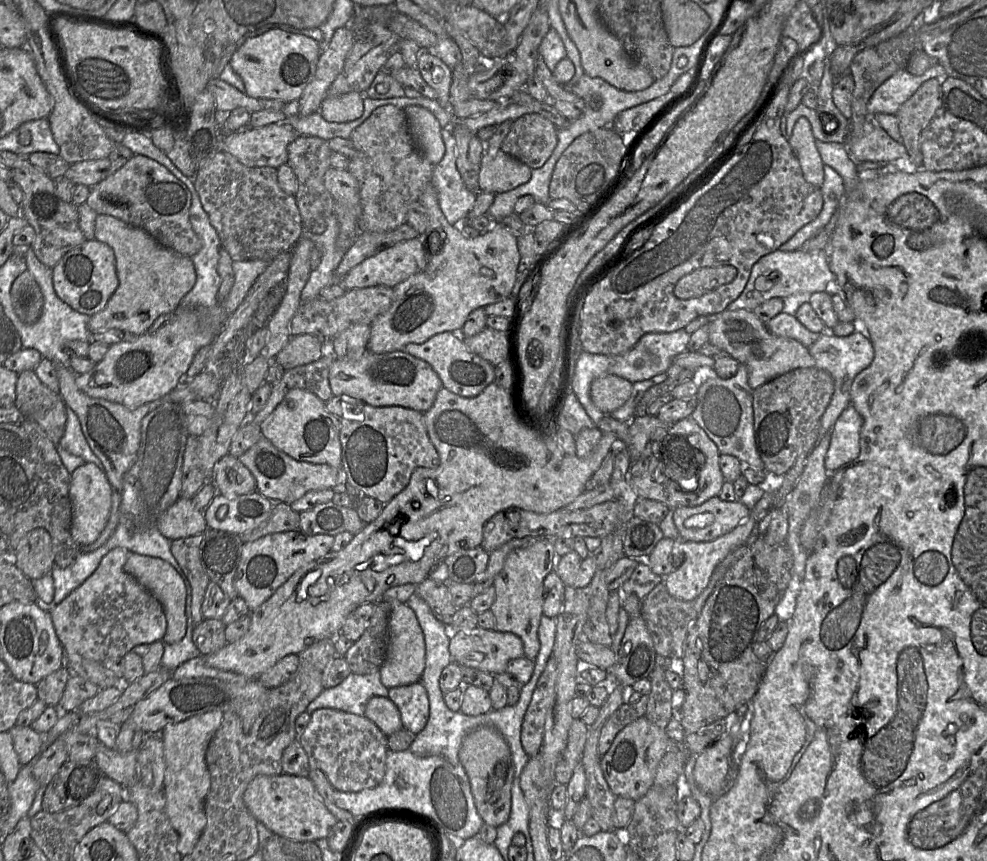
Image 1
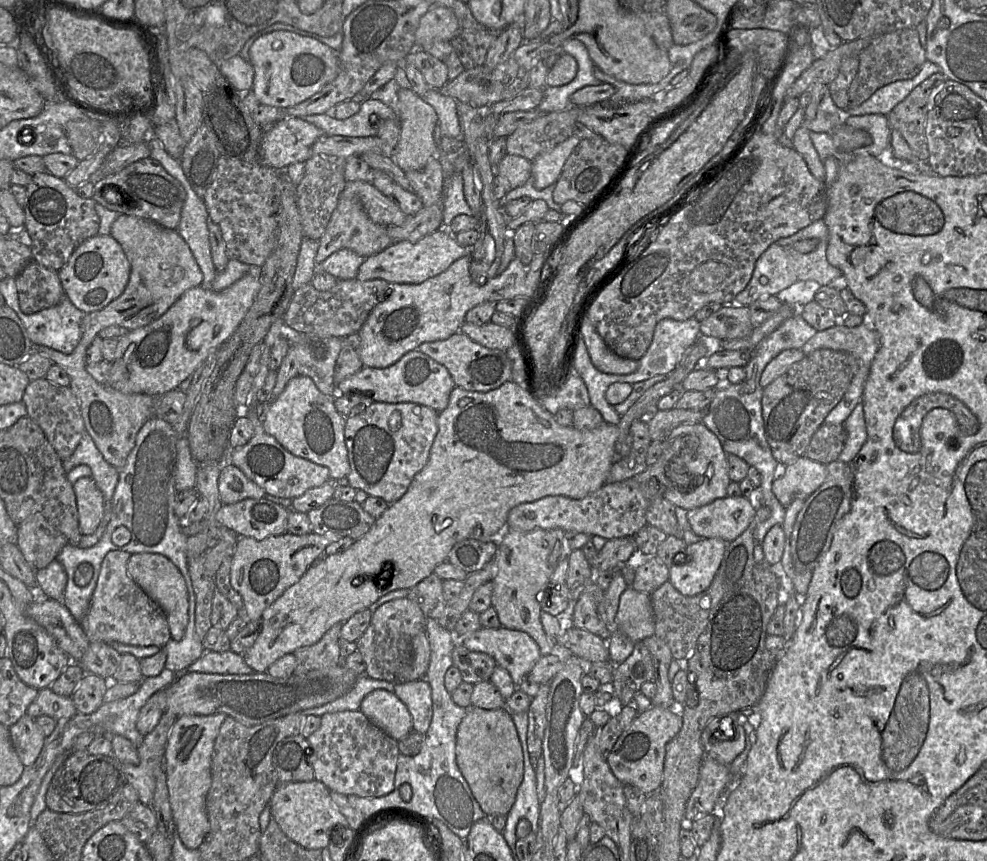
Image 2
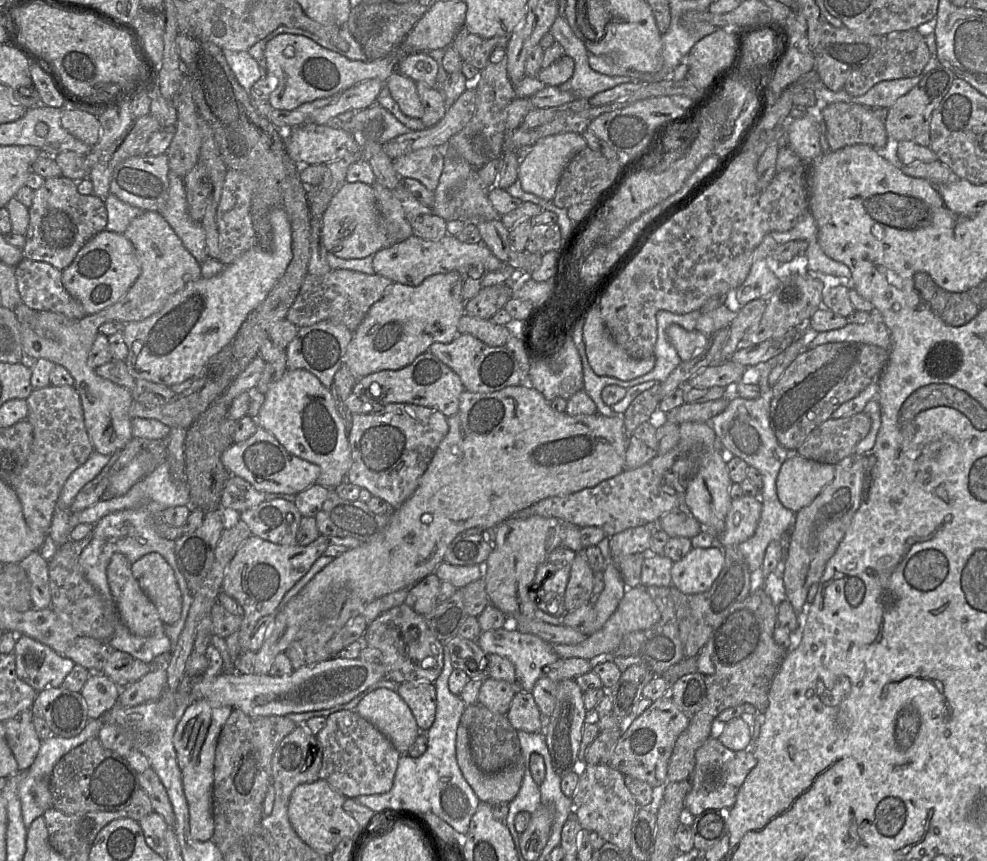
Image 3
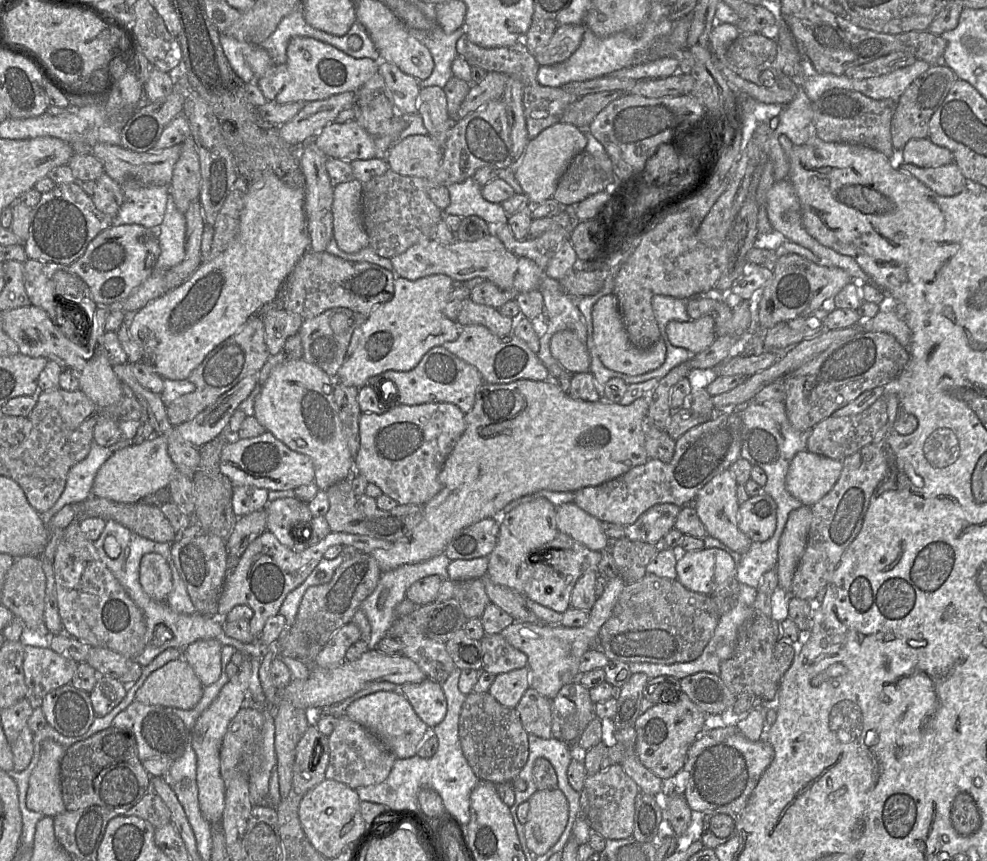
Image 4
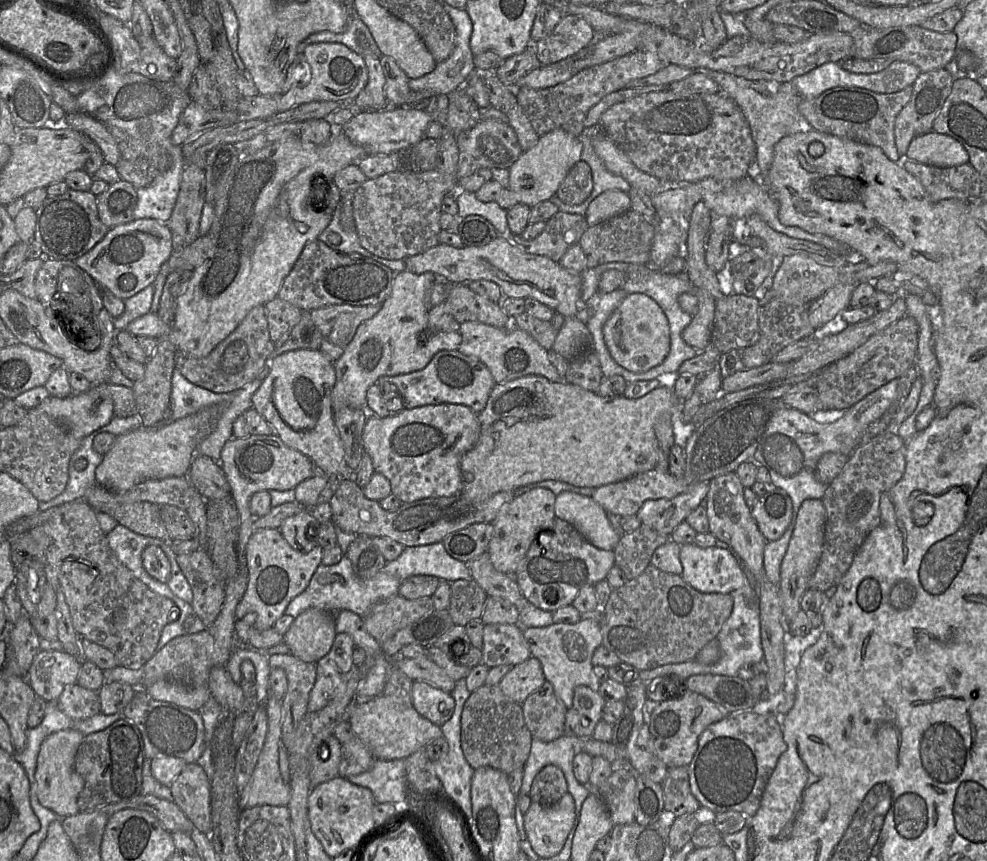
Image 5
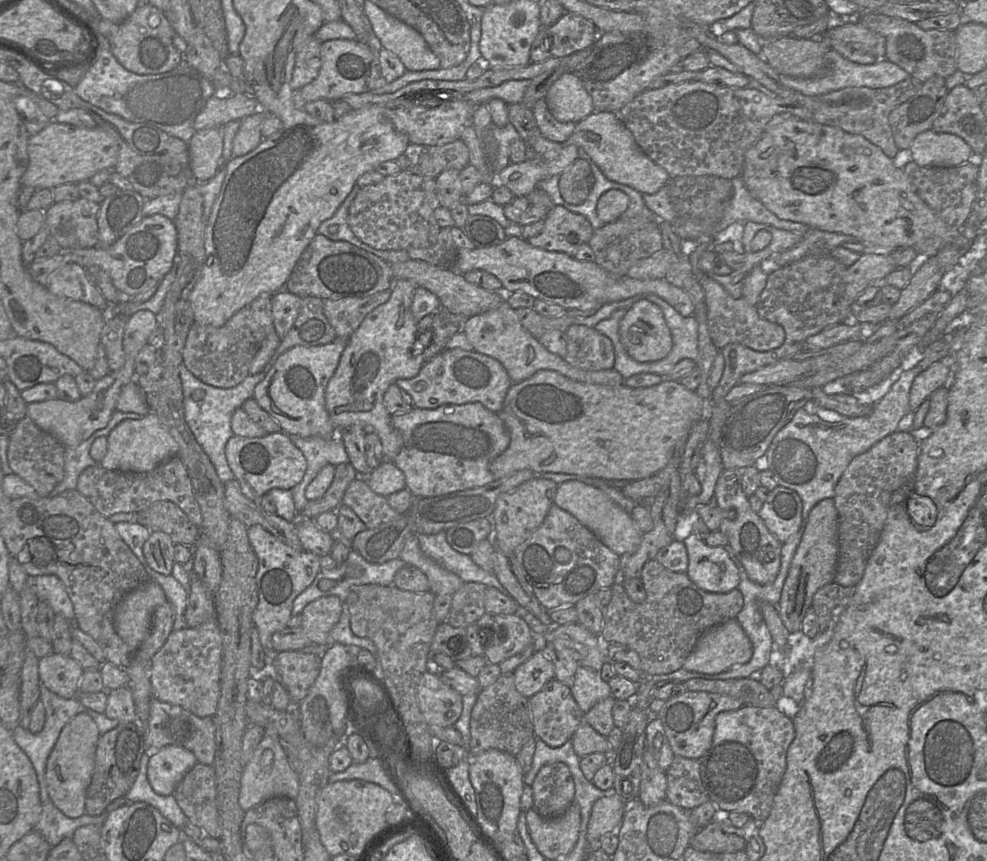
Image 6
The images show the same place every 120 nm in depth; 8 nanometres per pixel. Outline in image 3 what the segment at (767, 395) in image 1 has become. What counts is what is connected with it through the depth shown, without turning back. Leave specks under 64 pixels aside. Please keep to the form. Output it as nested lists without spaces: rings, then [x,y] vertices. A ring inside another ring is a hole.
[[[834,342],[802,351],[785,369],[784,374],[772,388],[770,402],[770,426],[779,444],[787,450],[797,450],[808,435],[844,402],[857,396],[880,376],[888,362],[890,351],[879,346],[860,342]]]

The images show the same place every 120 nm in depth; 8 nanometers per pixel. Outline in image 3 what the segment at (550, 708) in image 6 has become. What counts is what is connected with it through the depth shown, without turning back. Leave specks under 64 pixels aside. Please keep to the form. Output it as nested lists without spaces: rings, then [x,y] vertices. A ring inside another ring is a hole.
[[[518,690],[506,716],[517,731],[540,733],[544,730],[544,717],[531,692]]]

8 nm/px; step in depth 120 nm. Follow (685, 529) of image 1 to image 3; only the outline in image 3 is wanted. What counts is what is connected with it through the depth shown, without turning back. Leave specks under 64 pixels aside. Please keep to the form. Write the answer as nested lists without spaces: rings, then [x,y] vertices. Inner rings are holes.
[[[757,497],[732,499],[725,519],[725,529],[716,535],[723,547],[737,546],[751,538],[757,528],[762,502]]]

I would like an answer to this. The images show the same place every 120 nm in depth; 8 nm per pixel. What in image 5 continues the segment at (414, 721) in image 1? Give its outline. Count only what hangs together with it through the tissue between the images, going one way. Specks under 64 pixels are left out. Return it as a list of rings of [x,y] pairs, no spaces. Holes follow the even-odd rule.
[[[414,681],[412,706],[425,719],[441,727],[453,715],[455,700],[450,693],[423,681]]]

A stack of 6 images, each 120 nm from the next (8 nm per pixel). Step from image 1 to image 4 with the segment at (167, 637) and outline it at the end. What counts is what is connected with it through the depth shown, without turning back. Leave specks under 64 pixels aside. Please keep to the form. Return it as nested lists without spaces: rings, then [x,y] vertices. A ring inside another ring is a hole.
[[[158,553],[143,555],[140,561],[140,583],[150,598],[167,602],[173,589],[172,572],[166,559]]]

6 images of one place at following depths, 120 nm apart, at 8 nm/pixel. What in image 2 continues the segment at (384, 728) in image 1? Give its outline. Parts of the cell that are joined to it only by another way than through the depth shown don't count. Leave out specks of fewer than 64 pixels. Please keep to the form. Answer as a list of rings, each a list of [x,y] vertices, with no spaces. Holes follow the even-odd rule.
[[[377,689],[364,697],[360,711],[391,738],[399,741],[413,731],[406,705],[392,692]]]

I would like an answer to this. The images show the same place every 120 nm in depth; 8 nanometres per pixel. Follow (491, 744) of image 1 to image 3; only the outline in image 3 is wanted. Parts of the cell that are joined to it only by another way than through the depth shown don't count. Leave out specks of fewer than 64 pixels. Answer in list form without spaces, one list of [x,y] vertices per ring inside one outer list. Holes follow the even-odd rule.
[[[477,703],[473,705],[467,705],[466,709],[462,714],[456,736],[457,763],[463,774],[463,777],[471,786],[471,788],[473,789],[480,801],[486,802],[490,805],[494,805],[497,803],[510,803],[518,794],[524,777],[525,765],[523,762],[522,753],[515,762],[513,762],[511,765],[497,773],[486,774],[482,770],[480,770],[472,756],[469,735],[469,729],[472,724],[477,708]]]

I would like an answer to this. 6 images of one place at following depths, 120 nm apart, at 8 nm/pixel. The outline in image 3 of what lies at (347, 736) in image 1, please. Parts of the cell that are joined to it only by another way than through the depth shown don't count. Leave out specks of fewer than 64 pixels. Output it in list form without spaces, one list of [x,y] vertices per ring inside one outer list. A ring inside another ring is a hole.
[[[342,710],[329,715],[324,728],[316,735],[316,740],[322,752],[319,779],[326,781],[337,792],[346,798],[356,798],[385,794],[391,790],[401,754],[387,737],[355,711]]]

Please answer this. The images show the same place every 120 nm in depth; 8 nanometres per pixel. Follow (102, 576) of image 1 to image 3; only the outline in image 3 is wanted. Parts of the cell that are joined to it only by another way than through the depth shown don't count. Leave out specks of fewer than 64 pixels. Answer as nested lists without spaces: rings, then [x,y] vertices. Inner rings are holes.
[[[124,554],[112,555],[107,567],[107,579],[121,622],[135,635],[161,637],[165,623],[134,577]]]

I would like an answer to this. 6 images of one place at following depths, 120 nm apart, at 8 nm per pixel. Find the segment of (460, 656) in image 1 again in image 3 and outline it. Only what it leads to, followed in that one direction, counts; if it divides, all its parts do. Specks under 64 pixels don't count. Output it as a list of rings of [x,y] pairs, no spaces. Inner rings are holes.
[[[508,623],[505,627],[496,630],[482,631],[475,641],[485,653],[498,654],[513,663],[518,689],[525,692],[532,691],[536,681],[542,677],[545,666],[560,658],[551,643],[534,634],[520,632],[514,624]]]

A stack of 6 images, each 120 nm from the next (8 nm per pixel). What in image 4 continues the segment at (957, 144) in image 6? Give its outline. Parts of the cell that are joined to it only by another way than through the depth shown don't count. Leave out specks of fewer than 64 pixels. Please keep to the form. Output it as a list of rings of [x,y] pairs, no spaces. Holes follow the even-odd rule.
[[[928,137],[910,139],[902,150],[903,163],[920,168],[939,167],[953,163],[953,155],[945,147],[934,144]]]

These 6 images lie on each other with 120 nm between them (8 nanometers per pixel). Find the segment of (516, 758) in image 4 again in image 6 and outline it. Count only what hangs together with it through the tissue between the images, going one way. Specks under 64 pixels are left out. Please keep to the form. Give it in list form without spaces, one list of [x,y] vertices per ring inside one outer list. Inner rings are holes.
[[[513,673],[501,674],[491,685],[478,694],[470,718],[470,757],[492,749],[497,749],[516,756],[524,744],[534,735],[528,706],[528,698],[520,694],[515,687]]]

